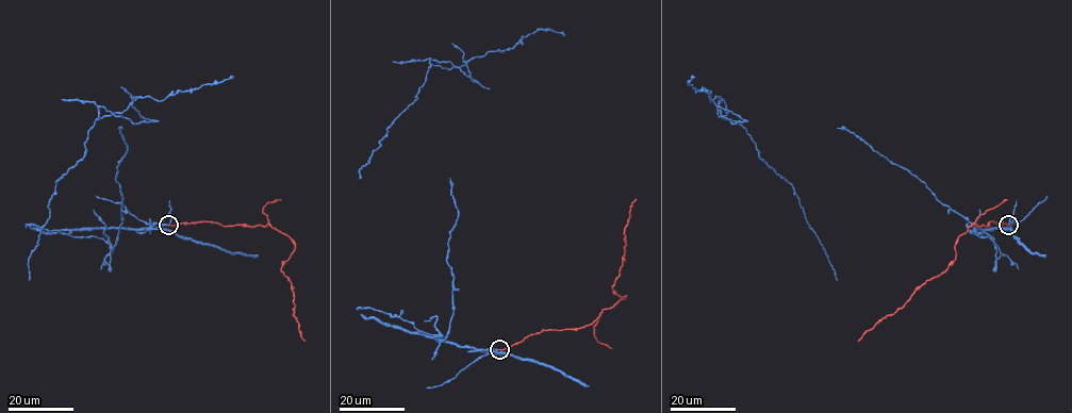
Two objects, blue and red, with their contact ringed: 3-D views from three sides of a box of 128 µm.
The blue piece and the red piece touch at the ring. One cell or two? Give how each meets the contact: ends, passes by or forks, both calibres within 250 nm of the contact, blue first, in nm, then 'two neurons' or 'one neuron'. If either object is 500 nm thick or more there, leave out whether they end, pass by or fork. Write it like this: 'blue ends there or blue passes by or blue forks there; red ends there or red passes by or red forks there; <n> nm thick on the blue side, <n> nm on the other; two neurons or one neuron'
blue forks there; red ends there; 140 nm thick on the blue side, 200 nm on the other; two neurons

